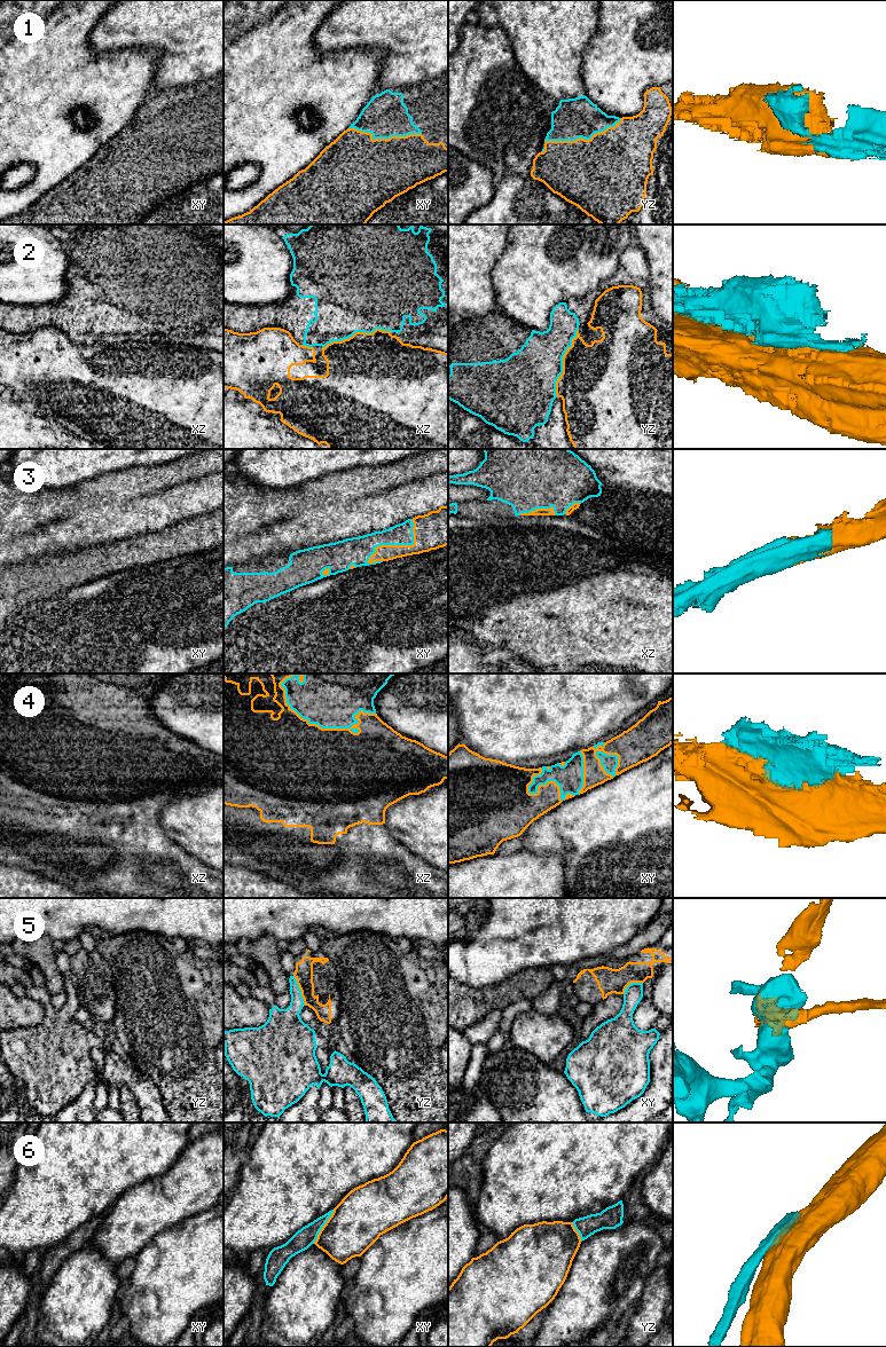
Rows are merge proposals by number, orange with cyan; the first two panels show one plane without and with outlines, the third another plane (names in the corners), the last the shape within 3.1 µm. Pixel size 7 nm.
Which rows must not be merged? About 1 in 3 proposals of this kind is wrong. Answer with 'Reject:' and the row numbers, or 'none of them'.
Reject: 2, 5, 6

